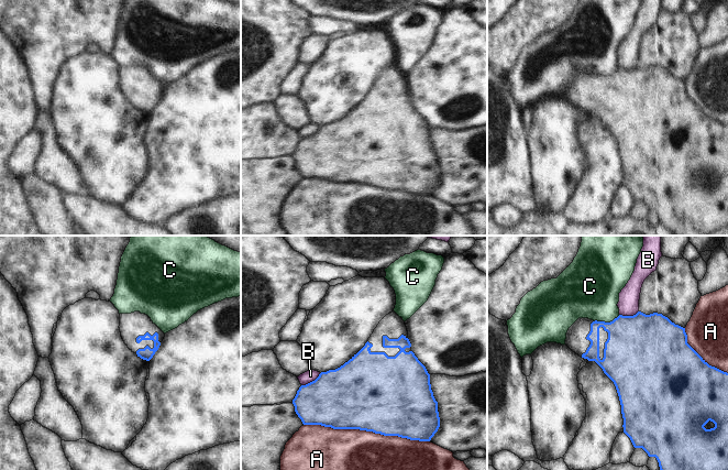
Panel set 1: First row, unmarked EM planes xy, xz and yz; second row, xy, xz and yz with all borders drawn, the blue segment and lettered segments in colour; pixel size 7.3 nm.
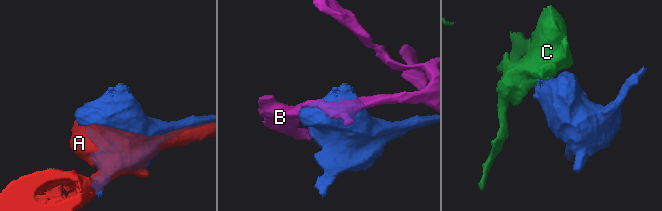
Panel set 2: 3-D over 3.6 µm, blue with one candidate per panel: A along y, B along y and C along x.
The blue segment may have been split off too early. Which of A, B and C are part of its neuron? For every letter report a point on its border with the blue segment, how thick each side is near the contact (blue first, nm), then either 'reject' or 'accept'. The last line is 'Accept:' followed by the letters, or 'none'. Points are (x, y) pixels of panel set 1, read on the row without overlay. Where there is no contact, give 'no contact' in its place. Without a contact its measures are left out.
A: contact xz (366, 184); calibres 500 and 500 nm; reject
B: contact xz (310, 135); calibres 440 and 90 nm; reject
C: contact yz (606, 76); calibres 380 and 380 nm; reject
Accept: none

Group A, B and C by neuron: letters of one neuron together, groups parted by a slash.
A / B / C

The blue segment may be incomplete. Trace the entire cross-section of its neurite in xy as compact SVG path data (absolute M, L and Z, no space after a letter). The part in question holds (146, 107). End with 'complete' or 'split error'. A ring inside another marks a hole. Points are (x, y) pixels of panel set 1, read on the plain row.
M140 65L120 67L119 81L128 101L146 114L153 111L165 90L151 72Z; split error

